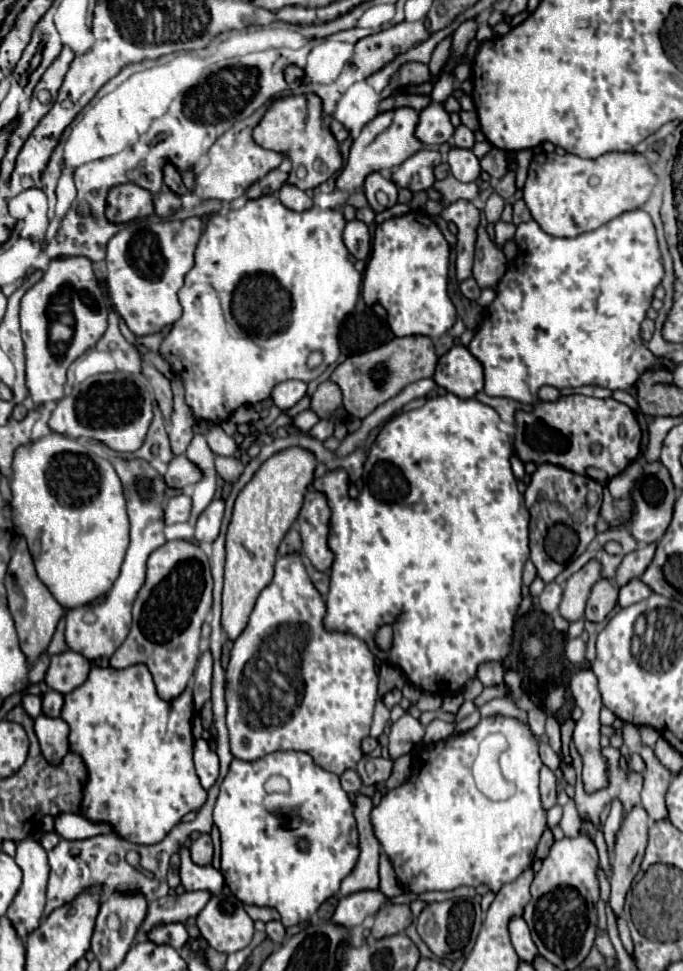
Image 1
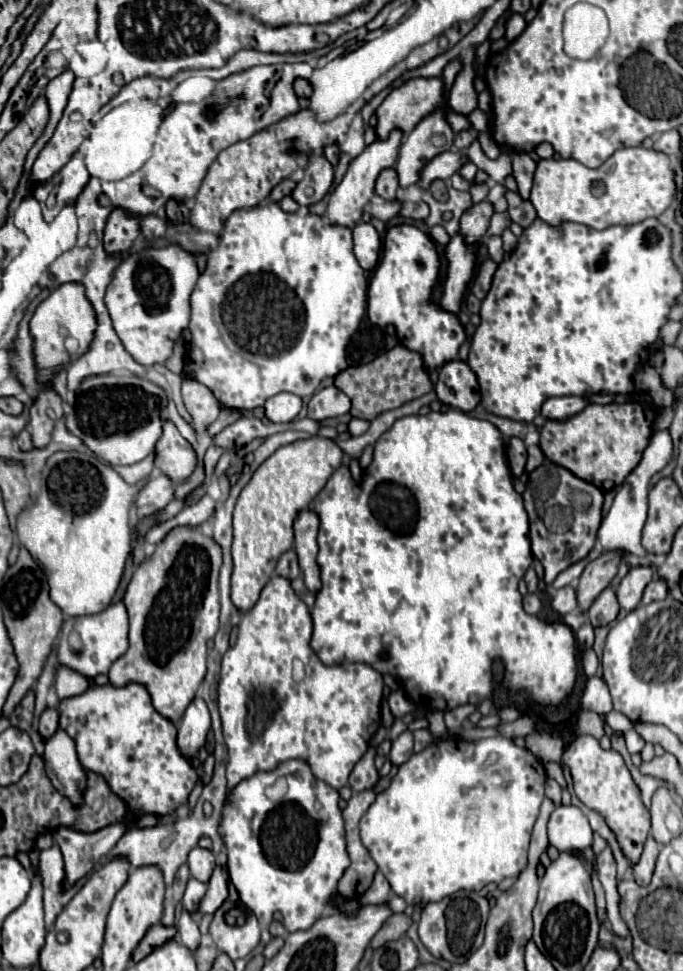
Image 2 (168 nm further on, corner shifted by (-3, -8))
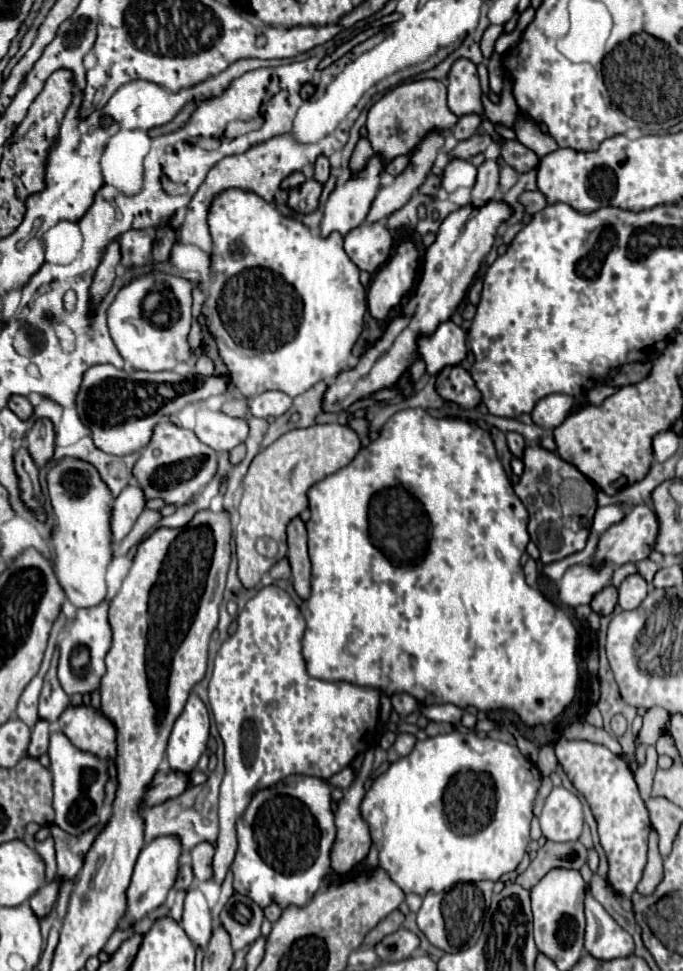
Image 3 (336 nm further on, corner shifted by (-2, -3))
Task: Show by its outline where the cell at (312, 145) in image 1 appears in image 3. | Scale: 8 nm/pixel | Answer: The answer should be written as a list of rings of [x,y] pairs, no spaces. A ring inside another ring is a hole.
[[[309,179],[301,187],[289,191],[287,205],[299,214],[313,213],[319,207],[319,195],[321,185],[315,179]]]

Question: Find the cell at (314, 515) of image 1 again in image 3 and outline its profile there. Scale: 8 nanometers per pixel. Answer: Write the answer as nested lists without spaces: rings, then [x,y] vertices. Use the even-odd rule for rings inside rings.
[[[295,517],[287,525],[287,559],[291,563],[293,587],[295,593],[305,601],[309,597],[309,577],[311,577],[311,561],[307,555],[307,529],[305,523]]]

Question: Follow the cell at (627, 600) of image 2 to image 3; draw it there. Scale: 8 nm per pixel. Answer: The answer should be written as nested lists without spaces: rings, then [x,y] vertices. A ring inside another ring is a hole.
[[[635,573],[635,575],[629,575],[621,587],[619,587],[619,607],[623,611],[631,611],[631,609],[637,609],[641,605],[641,601],[647,597],[647,581]]]

